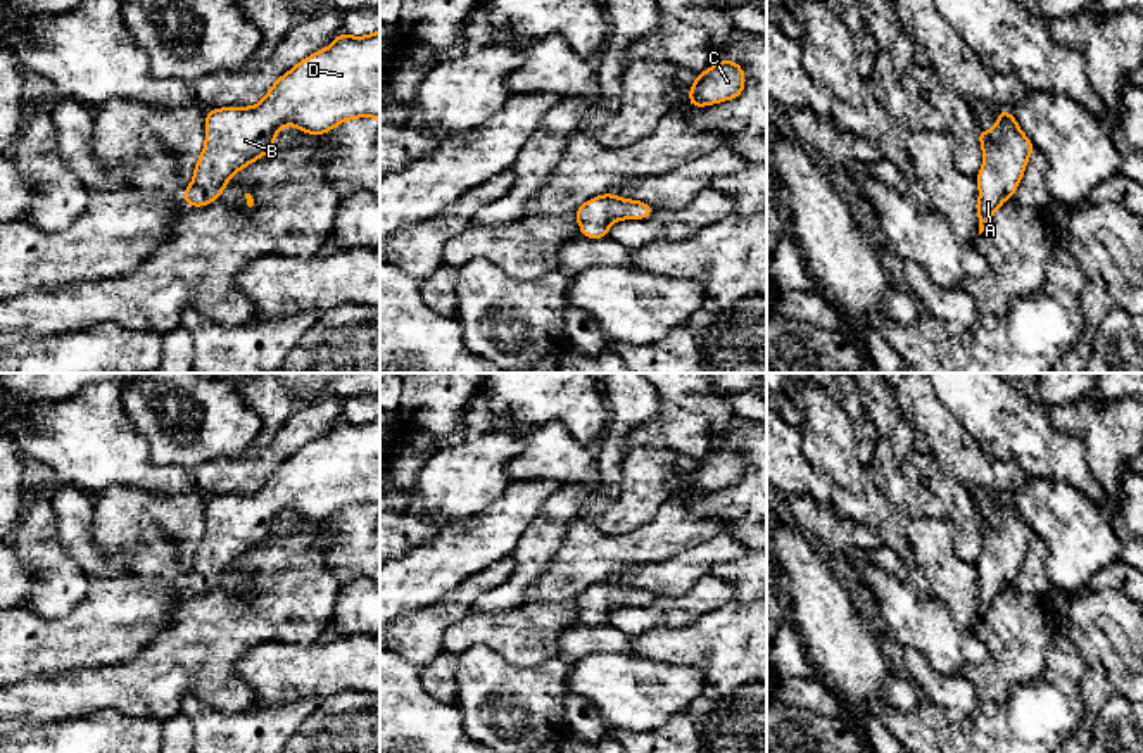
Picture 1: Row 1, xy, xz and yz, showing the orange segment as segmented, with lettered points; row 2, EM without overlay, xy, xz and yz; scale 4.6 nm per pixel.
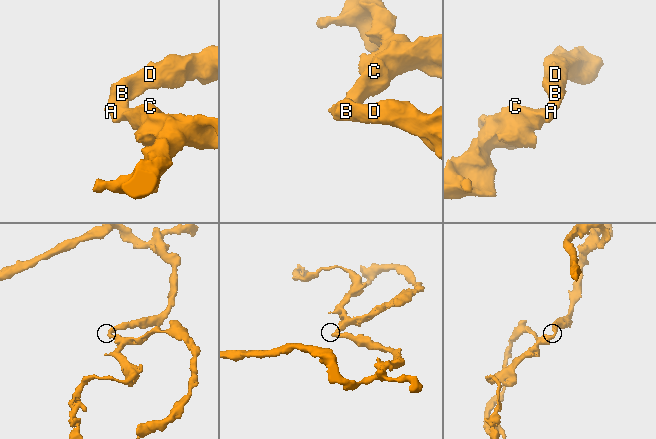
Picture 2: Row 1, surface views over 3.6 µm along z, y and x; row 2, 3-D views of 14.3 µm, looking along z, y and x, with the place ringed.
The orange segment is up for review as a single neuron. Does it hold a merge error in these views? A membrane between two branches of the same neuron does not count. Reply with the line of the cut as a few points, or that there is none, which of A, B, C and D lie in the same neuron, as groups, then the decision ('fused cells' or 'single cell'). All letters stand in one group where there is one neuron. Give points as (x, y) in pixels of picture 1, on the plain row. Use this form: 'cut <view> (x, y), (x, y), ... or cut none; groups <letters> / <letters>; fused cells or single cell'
cut none; groups A B C D; single cell

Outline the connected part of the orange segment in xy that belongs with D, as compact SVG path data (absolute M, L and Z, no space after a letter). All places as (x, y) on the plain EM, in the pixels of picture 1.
M380 416L361 425L342 418L330 433L278 465L259 492L207 496L205 534L193 556L193 570L181 584L190 594L218 587L235 560L275 534L275 522L287 509L314 523L354 504L380 506Z

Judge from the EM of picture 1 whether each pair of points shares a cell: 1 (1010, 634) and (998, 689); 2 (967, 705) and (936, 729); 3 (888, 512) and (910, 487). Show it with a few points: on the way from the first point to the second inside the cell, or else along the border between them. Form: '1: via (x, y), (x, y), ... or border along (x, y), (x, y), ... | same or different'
1: via (1010, 648), (1010, 662), (998, 676) | same
2: border along (922, 695), (953, 722), (969, 719), (979, 710) | different
3: border along (867, 474), (910, 517) | different

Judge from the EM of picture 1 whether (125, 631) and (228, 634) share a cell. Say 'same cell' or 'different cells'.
different cells

